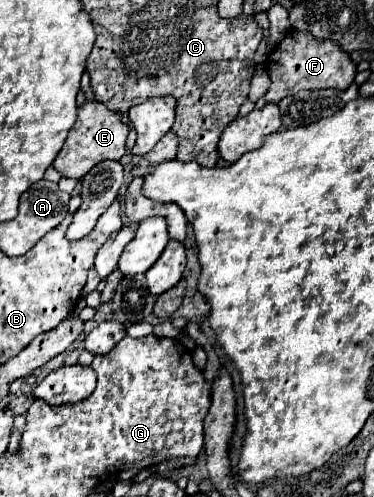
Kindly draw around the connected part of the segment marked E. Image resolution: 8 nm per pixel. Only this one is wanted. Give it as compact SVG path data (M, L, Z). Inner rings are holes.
M85 101L83 105L79 105L77 109L77 121L73 125L73 129L67 135L67 141L63 145L63 149L59 151L59 155L53 161L53 167L63 175L63 177L73 177L73 179L81 179L91 167L95 167L95 163L101 163L105 159L115 159L119 161L127 149L125 149L125 141L127 141L127 125L123 125L121 115L115 111L109 111L105 105L101 105L99 101Z

